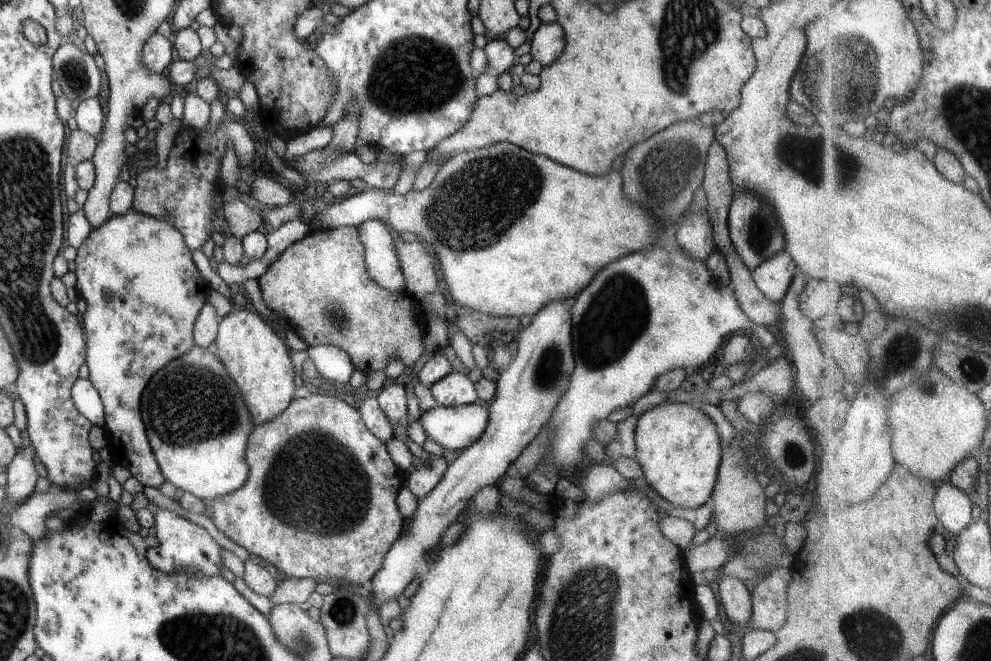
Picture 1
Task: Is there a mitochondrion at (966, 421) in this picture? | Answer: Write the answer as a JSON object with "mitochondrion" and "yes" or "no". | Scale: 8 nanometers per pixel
{"mitochondrion":"no"}

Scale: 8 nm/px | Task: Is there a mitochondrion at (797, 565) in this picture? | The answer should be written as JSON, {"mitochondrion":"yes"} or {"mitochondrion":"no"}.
{"mitochondrion":"no"}

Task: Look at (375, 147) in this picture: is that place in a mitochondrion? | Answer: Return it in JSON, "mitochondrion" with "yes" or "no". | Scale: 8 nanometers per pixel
{"mitochondrion":"no"}

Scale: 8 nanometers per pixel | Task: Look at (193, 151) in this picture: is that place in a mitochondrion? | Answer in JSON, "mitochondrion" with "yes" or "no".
{"mitochondrion":"no"}

